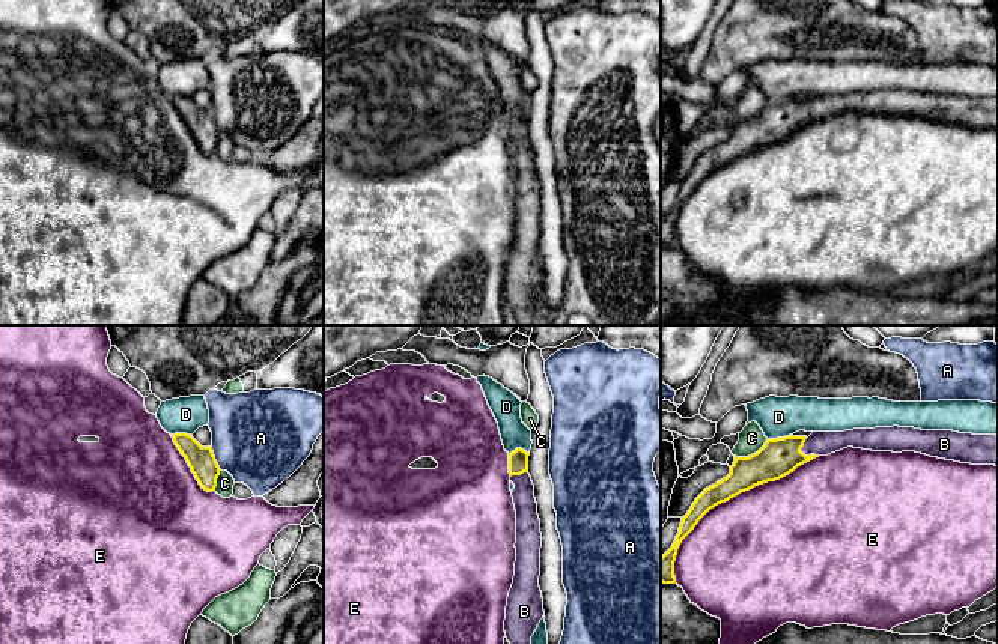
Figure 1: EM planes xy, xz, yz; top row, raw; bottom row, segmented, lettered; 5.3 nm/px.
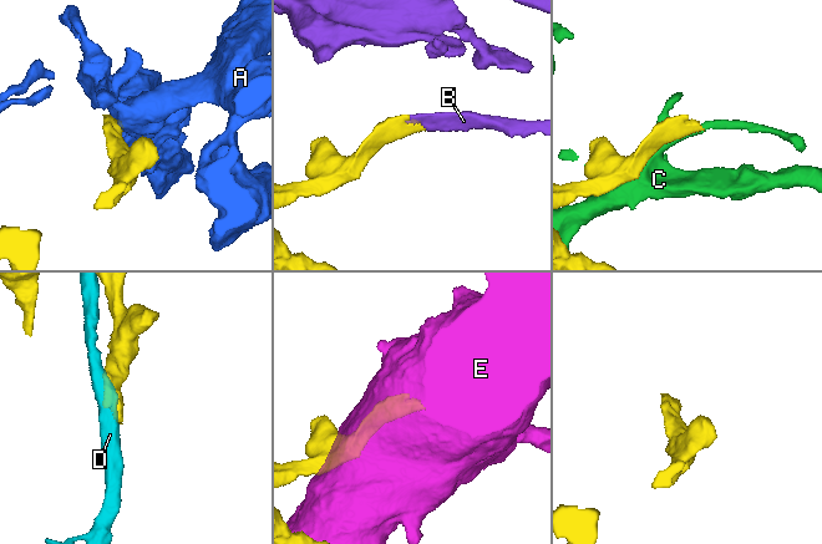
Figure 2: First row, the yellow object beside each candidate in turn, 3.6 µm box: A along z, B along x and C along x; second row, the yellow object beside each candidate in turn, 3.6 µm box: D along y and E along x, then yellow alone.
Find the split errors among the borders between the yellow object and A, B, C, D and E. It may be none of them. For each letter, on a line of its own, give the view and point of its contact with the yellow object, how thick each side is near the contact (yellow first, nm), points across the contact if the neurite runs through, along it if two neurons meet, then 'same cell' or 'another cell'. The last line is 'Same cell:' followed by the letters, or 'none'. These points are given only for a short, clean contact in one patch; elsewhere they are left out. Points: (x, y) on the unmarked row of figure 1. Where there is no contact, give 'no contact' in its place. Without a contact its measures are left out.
A: meets yellow in xy at (214, 122); 140 nm thick on the yellow side, 460 nm on the other; border along xy (211, 110), (216, 125), (222, 133); another cell
B: meets yellow in yz at (803, 116); 200 nm thick on the yellow side, 130 nm on the other; runs through yz (778, 121), (788, 116), (803, 116), (819, 106); same cell
C: meets yellow in yz at (751, 118); 200 nm thick on the yellow side, 140 nm on the other; another cell
D: meets yellow in yz at (778, 101); 200 nm thick on the yellow side, 220 nm on the other; border along yz (791, 97), (768, 103); another cell
E: meets yellow in yz at (727, 163); 170 nm thick on the yellow side, 500 nm on the other; another cell
Same cell: B

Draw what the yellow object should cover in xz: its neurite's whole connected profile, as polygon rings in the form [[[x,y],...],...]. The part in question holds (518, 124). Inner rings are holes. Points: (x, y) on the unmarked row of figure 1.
[[[522,111],[509,117],[510,144],[516,173],[516,224],[513,247],[509,254],[504,295],[516,325],[531,320],[531,299],[545,278],[539,250],[542,196],[534,161],[534,147],[528,137],[528,119]]]

